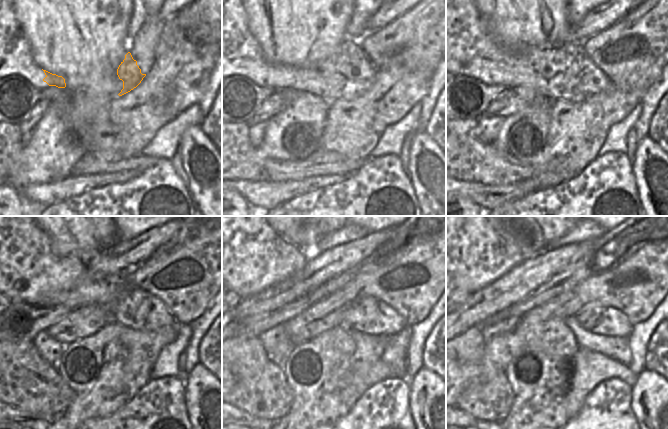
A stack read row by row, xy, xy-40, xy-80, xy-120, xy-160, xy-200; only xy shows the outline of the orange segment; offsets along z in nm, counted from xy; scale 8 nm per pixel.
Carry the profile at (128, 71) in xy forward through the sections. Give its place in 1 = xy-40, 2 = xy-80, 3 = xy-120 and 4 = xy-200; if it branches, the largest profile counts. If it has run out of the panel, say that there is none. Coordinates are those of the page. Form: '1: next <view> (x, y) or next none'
1: next xy-40 (347, 73)
2: next xy-80 (565, 72)
3: next xy-120 (132, 307)
4: next xy-200 (604, 320)

